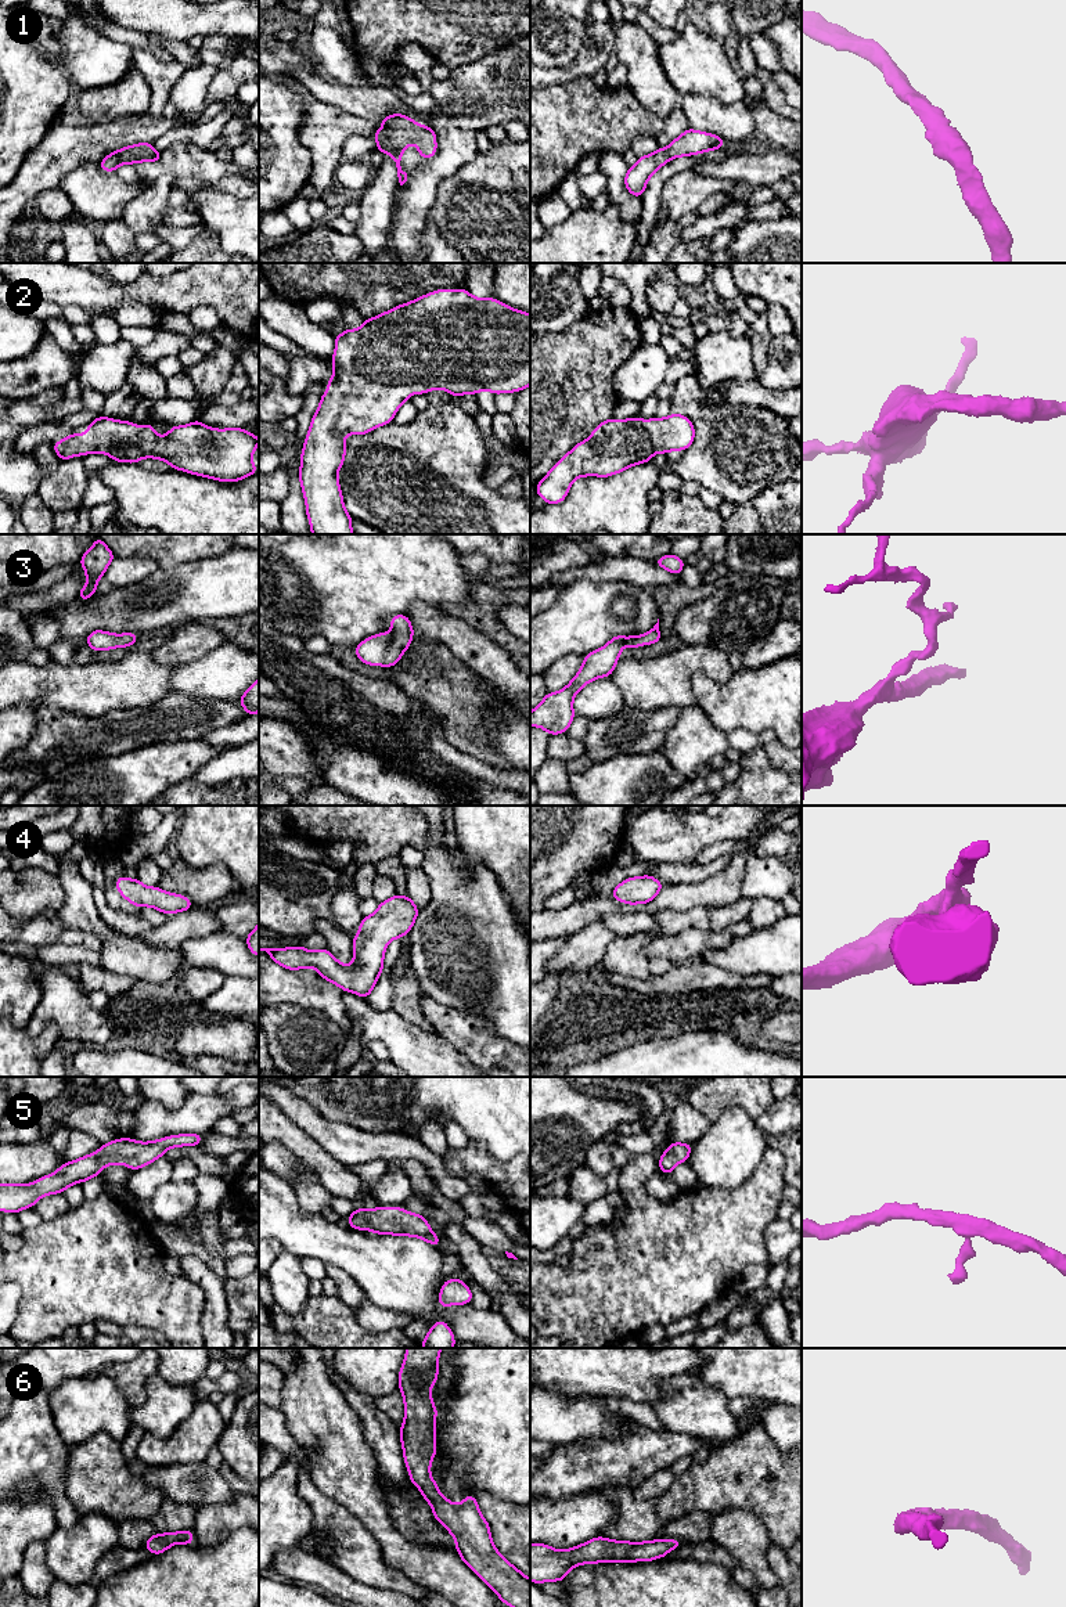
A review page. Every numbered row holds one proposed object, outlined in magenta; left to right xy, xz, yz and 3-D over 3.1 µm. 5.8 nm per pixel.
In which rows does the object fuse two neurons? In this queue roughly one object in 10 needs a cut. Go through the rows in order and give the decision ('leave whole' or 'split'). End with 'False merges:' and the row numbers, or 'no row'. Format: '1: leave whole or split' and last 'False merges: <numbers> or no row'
1: leave whole
2: leave whole
3: leave whole
4: leave whole
5: leave whole
6: leave whole
False merges: no row

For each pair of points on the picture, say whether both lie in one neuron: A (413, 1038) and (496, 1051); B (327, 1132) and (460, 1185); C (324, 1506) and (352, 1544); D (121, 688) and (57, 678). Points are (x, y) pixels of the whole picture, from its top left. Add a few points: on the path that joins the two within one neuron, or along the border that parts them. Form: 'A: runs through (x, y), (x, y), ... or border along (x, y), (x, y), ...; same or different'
A: border along (435, 1036), (472, 1062); different
B: runs through (360, 1146), (411, 1148), (428, 1160); same
C: runs through (328, 1516), (346, 1534); same
D: runs through (105, 688), (72, 687); same

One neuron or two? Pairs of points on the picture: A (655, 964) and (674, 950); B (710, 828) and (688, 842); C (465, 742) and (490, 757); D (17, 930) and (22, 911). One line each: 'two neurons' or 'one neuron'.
A: two neurons
B: one neuron
C: one neuron
D: two neurons

